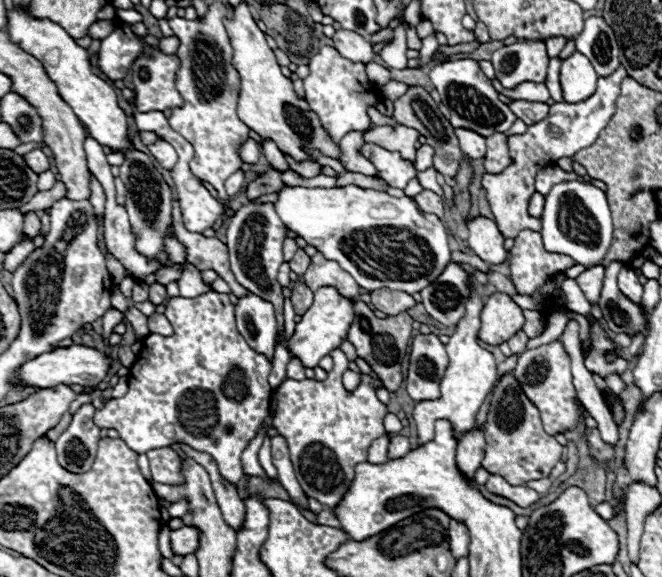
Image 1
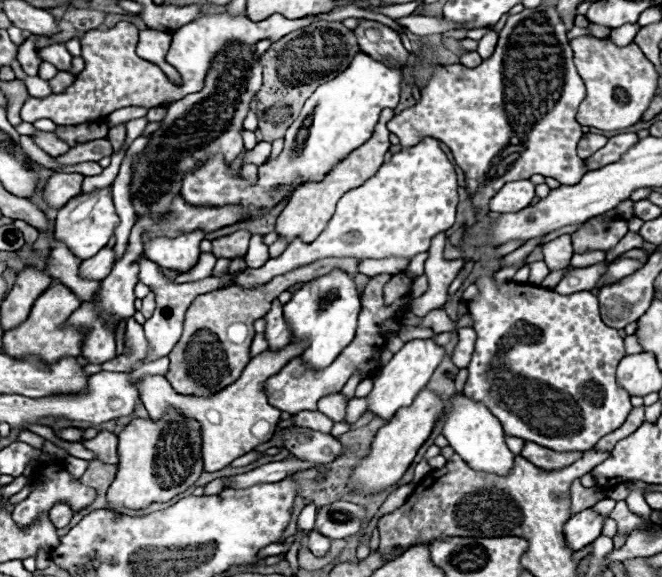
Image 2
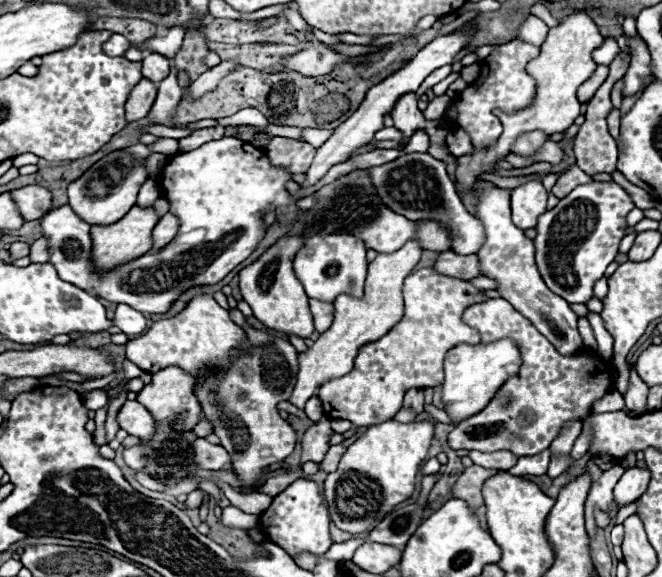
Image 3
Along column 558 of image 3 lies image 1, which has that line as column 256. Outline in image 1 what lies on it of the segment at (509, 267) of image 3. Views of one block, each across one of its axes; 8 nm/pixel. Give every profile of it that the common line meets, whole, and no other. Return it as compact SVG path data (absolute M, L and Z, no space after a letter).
M250 294L238 300L236 326L244 340L260 354L264 354L270 362L274 358L274 342L276 342L276 316L270 302Z

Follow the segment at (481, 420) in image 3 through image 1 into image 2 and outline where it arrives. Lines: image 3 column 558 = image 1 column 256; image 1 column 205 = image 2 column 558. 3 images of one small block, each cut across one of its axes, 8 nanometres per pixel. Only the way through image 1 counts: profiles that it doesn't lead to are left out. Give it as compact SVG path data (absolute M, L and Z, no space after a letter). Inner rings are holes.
M488 276L478 278L476 284L480 288L480 296L468 300L468 310L470 310L472 318L474 318L474 330L478 334L476 350L474 350L470 366L468 366L468 380L464 384L464 394L468 398L484 402L492 410L492 414L502 422L504 432L508 432L512 436L518 436L522 440L532 440L532 442L536 442L540 446L546 446L546 448L550 448L554 452L588 450L604 434L608 434L608 432L612 432L612 430L616 430L618 426L624 424L624 420L628 418L628 414L634 408L630 404L630 394L626 390L622 390L620 386L616 386L616 378L614 378L616 376L616 366L618 366L620 358L624 358L624 340L622 340L622 336L618 334L616 328L610 328L600 320L596 294L592 294L592 292L576 292L576 294L570 294L570 296L562 296L562 294L558 294L554 290L548 290L548 288L538 288L538 286L532 286L532 284L514 284L514 282L496 286L494 278L488 278ZM514 386L546 386L546 388L514 388Z

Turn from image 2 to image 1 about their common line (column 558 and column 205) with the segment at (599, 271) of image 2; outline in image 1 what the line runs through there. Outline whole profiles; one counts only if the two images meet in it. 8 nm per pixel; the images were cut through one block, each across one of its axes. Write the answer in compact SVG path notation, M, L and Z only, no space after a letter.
M192 264L186 266L178 284L180 284L180 296L200 296L200 294L206 294L208 290L212 290L210 284L202 282L202 272L198 268L194 268Z

